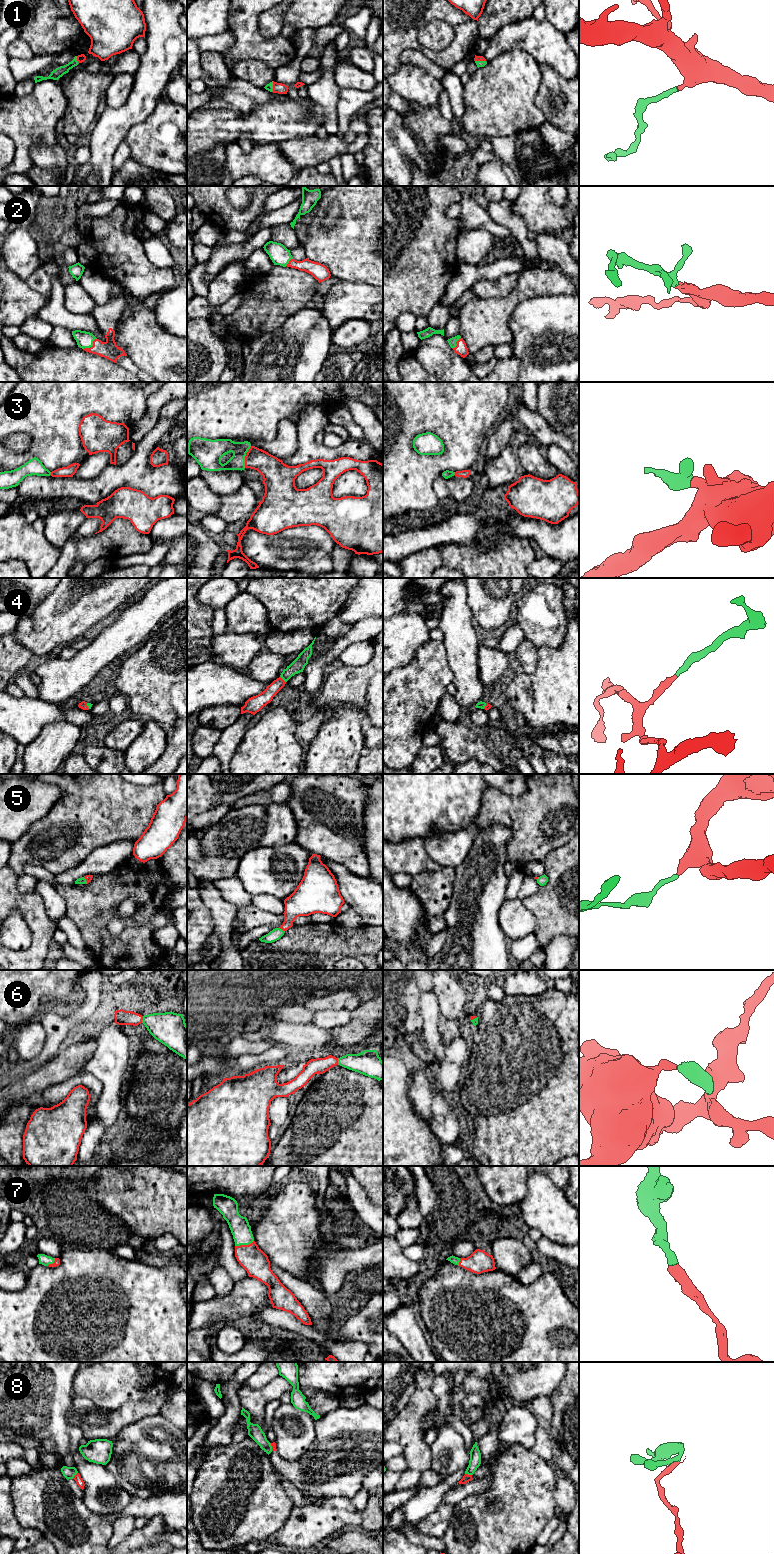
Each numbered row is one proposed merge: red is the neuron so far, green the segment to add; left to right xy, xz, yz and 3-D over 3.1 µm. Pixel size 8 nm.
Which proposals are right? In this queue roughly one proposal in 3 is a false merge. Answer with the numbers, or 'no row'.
1, 2, 3, 4, 5, 6, 7

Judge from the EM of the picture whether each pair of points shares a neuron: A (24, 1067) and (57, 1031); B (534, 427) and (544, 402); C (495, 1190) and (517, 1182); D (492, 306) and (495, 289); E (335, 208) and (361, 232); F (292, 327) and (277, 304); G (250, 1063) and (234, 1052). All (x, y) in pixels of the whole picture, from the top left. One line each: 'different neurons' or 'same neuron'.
A: same neuron
B: different neurons
C: same neuron
D: different neurons
E: different neurons
F: different neurons
G: different neurons

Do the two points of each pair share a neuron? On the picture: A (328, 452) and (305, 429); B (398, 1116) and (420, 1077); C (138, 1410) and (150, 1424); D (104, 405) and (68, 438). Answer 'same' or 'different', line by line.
A: same
B: different
C: different
D: same

